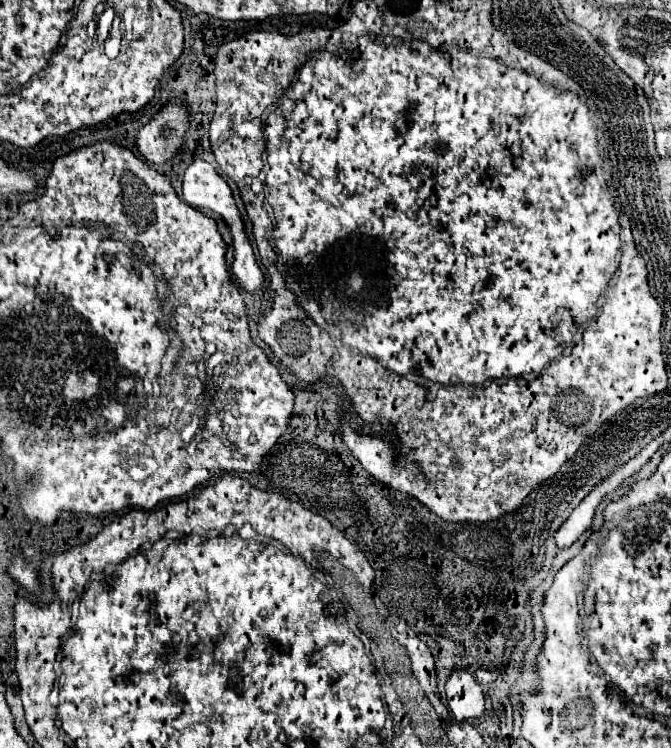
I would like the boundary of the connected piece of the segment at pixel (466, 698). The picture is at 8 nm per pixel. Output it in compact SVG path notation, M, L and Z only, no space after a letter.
M454 668L446 682L448 706L458 722L480 718L484 712L484 692L476 678L464 668Z

